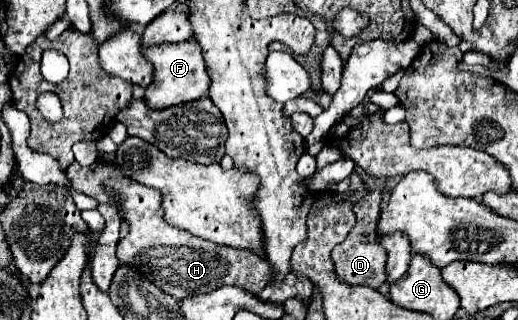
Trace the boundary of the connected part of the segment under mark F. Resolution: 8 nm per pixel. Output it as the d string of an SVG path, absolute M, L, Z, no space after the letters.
M195 40L177 42L177 44L143 46L143 54L155 66L155 80L151 86L145 88L145 100L151 108L167 108L167 106L193 102L193 100L207 96L211 80L209 80L209 72L205 68L201 46Z

